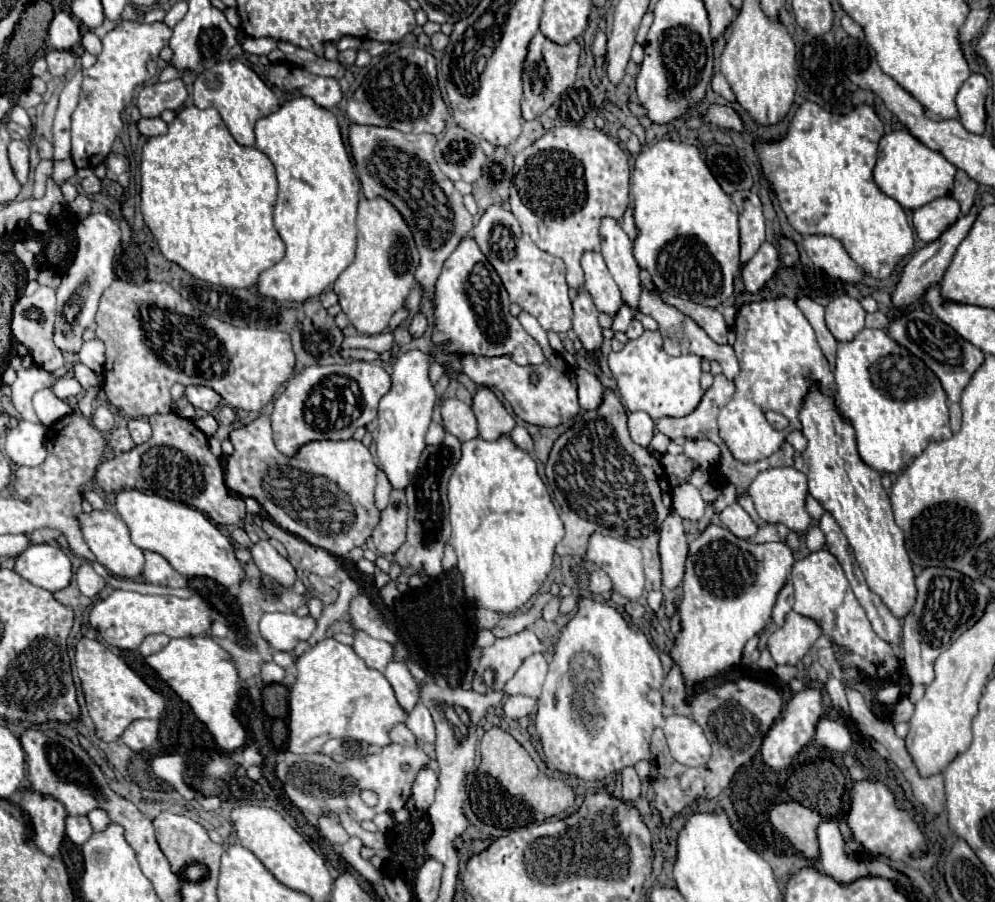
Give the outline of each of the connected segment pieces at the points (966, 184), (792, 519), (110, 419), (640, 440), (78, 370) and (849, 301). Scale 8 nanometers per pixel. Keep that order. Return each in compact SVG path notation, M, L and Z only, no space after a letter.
M958 170L958 174L956 174L956 186L954 186L954 190L952 190L952 198L960 204L962 214L968 214L970 208L974 206L976 186L978 186L978 184L976 184L974 180L970 180L970 178L966 176L966 172Z
M768 468L756 476L750 484L748 494L756 506L756 512L768 524L784 524L794 532L806 532L810 526L810 516L806 512L806 496L808 496L808 480L796 468Z
M98 406L92 414L92 424L100 430L100 432L110 432L114 428L114 416L106 406Z
M630 412L628 430L630 430L632 440L646 448L654 436L654 420L646 412Z
M76 362L74 366L72 366L72 374L74 374L74 378L82 384L82 388L84 390L88 390L88 388L92 388L92 386L102 386L102 376L100 374L96 374L96 372L92 372L88 366L84 366L84 364L80 364L80 362Z
M846 294L826 306L826 324L838 342L850 342L864 328L864 316L862 304Z

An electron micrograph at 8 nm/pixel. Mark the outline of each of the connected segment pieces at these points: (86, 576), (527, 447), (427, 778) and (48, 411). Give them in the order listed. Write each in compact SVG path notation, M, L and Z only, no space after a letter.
M84 562L84 564L78 568L78 572L76 572L76 582L78 582L80 592L82 592L84 596L88 596L88 598L96 596L96 594L104 588L104 584L106 584L104 578L94 572L94 568L92 568L90 562Z
M515 426L510 433L510 437L518 448L522 448L522 450L524 450L524 452L528 452L528 454L532 454L532 450L534 450L532 438L530 438L530 434L528 434L522 426Z
M430 768L418 772L412 782L412 800L418 810L428 810L430 800L434 800L434 788L438 786L438 778Z
M52 390L36 392L32 398L32 404L34 404L34 410L44 426L52 426L56 420L60 420L62 416L72 412L72 406L68 402L56 398Z

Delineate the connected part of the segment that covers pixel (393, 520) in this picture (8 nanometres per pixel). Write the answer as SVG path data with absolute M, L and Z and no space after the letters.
M392 492L388 508L380 516L380 524L372 532L372 540L380 554L394 554L402 540L406 540L406 496L404 492Z

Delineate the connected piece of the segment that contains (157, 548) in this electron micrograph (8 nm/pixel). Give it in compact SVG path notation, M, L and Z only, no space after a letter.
M140 490L118 492L114 506L120 518L130 528L132 544L140 550L150 550L164 556L170 566L182 576L206 576L216 580L224 588L234 586L238 584L238 580L242 580L242 566L234 556L230 540L208 520L204 512Z

